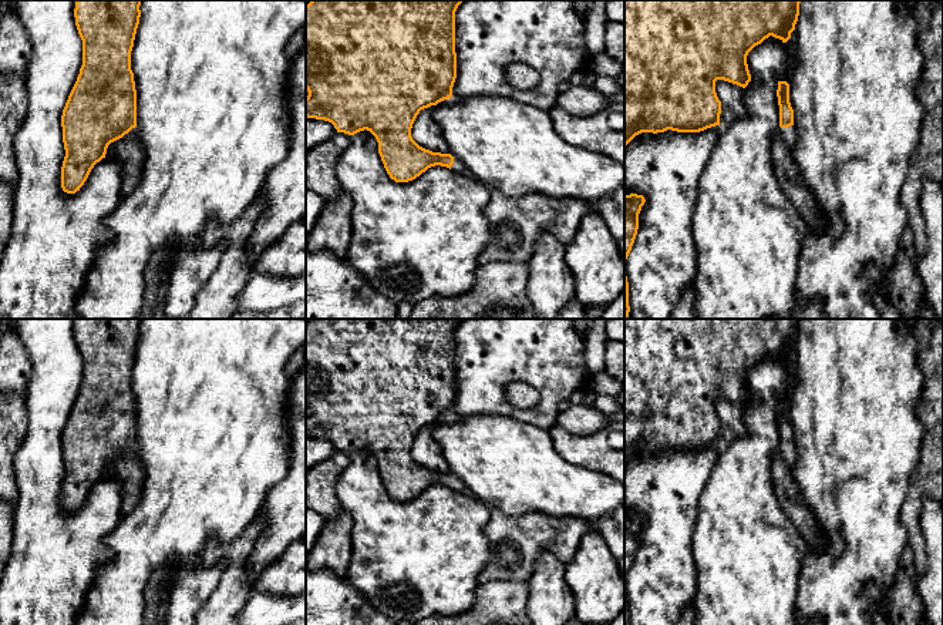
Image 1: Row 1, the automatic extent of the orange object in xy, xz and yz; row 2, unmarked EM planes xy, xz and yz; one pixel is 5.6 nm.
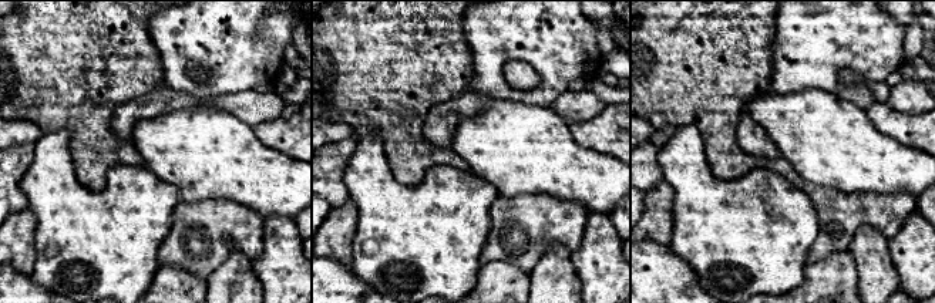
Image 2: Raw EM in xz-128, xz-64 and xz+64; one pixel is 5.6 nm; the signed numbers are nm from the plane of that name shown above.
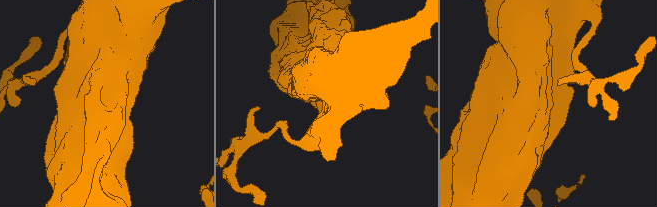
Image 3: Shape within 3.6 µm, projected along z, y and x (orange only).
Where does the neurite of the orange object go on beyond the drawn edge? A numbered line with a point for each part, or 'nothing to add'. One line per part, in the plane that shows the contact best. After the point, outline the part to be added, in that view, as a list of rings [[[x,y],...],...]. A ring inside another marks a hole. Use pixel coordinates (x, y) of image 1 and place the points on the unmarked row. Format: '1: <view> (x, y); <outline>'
1: xz (458, 486); [[[454,476],[454,483],[452,483],[451,488],[459,494],[467,495],[467,497],[474,497],[471,490],[457,476]]]

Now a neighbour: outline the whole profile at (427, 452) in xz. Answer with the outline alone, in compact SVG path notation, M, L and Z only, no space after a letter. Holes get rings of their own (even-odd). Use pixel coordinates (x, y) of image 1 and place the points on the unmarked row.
M431 424L420 430L411 447L411 456L420 466L425 468L449 473L442 447L432 436L434 427L435 424Z

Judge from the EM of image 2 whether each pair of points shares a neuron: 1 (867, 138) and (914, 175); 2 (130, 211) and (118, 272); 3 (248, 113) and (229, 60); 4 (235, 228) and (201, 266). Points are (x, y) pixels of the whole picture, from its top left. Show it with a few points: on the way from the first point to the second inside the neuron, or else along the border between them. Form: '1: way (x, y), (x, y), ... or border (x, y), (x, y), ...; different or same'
1: way (878, 150), (884, 151), (902, 168); same
2: way (121, 226), (118, 229), (118, 256); same
3: border (254, 88), (226, 93), (208, 100); different
4: way (224, 234), (202, 255); same

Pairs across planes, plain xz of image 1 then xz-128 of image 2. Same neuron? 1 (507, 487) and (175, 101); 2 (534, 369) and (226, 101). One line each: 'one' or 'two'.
1: two
2: two

